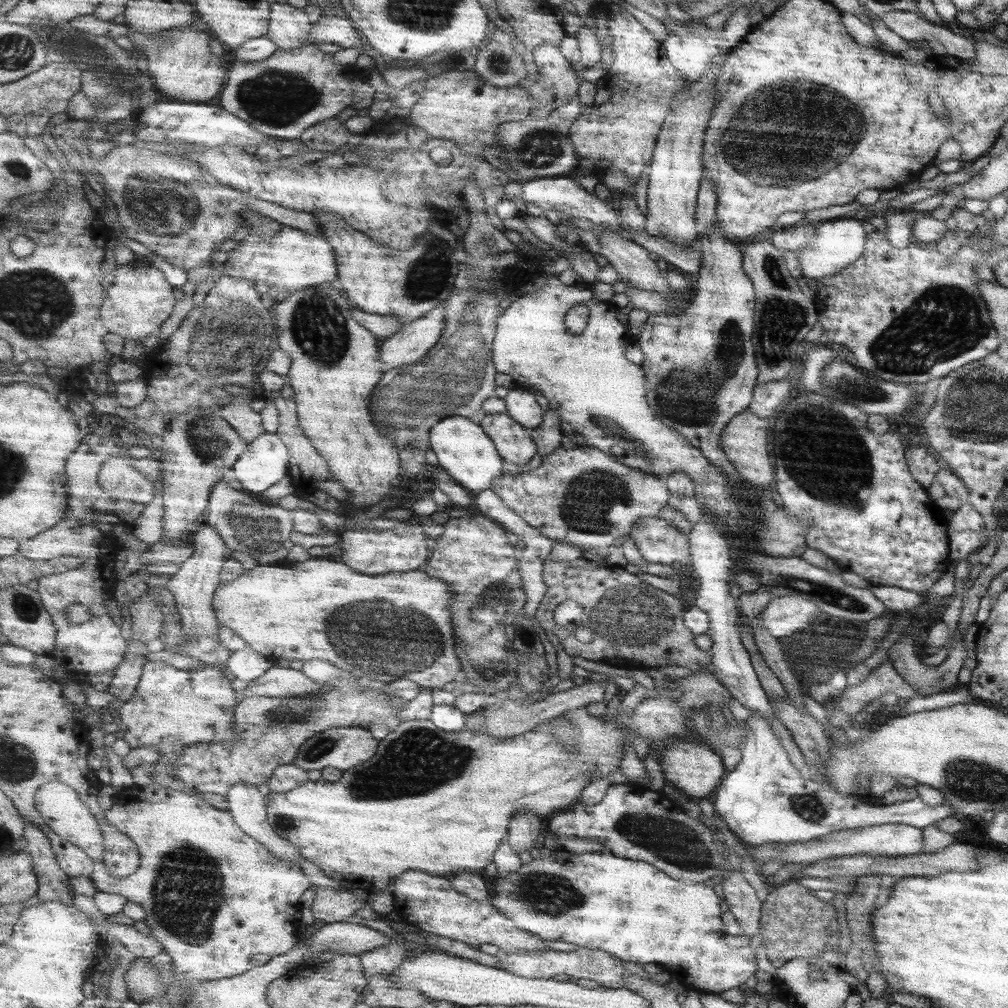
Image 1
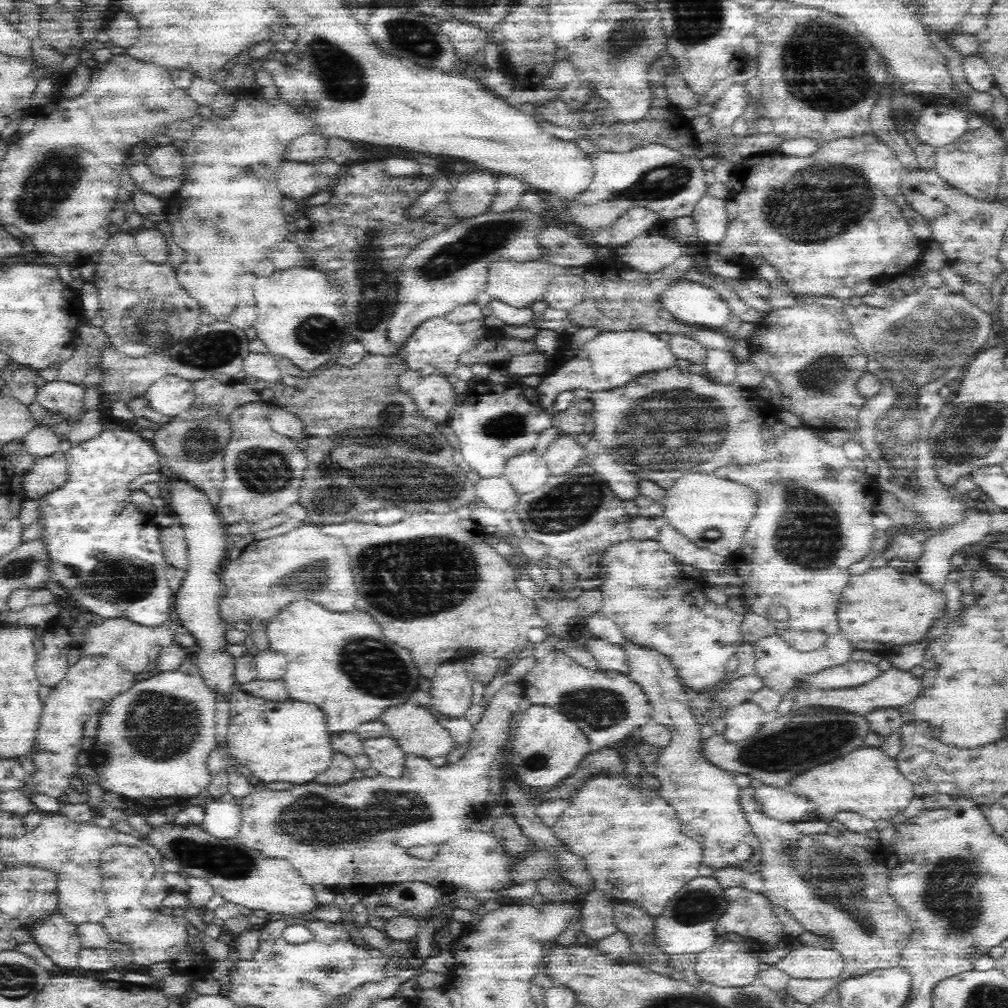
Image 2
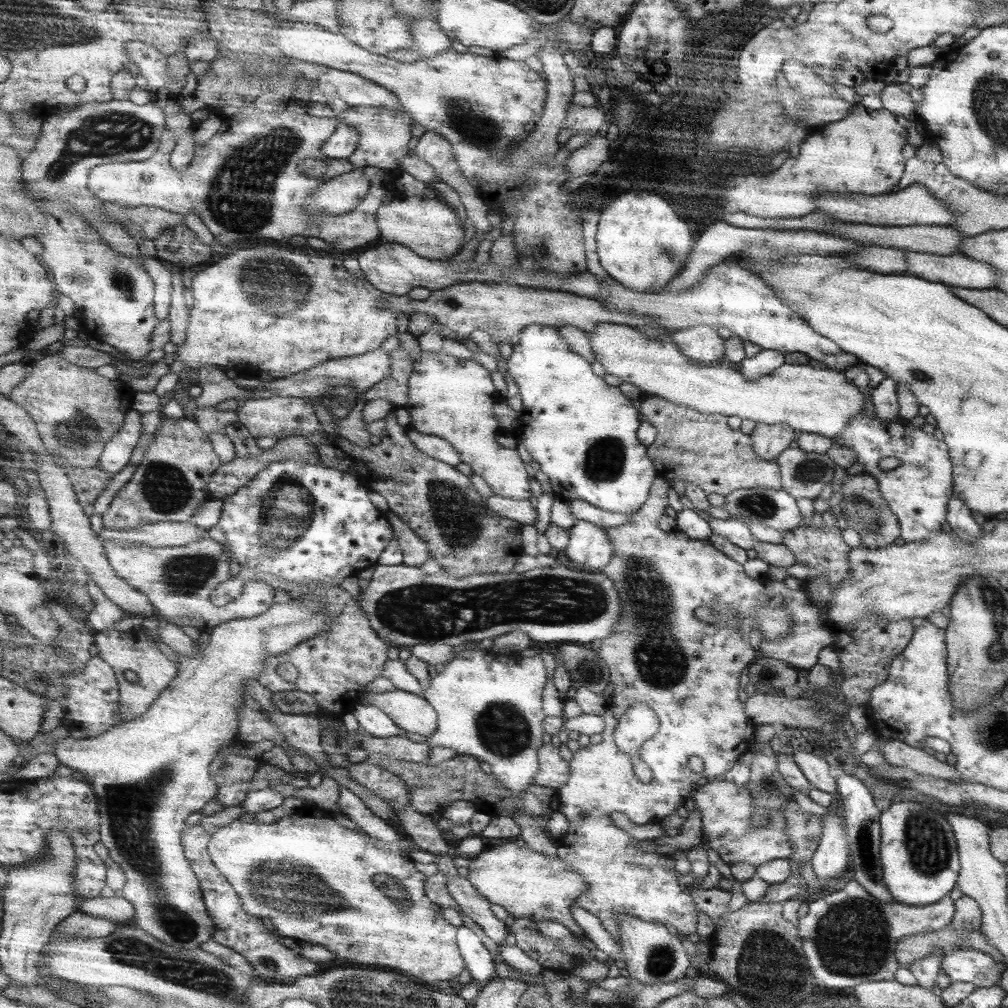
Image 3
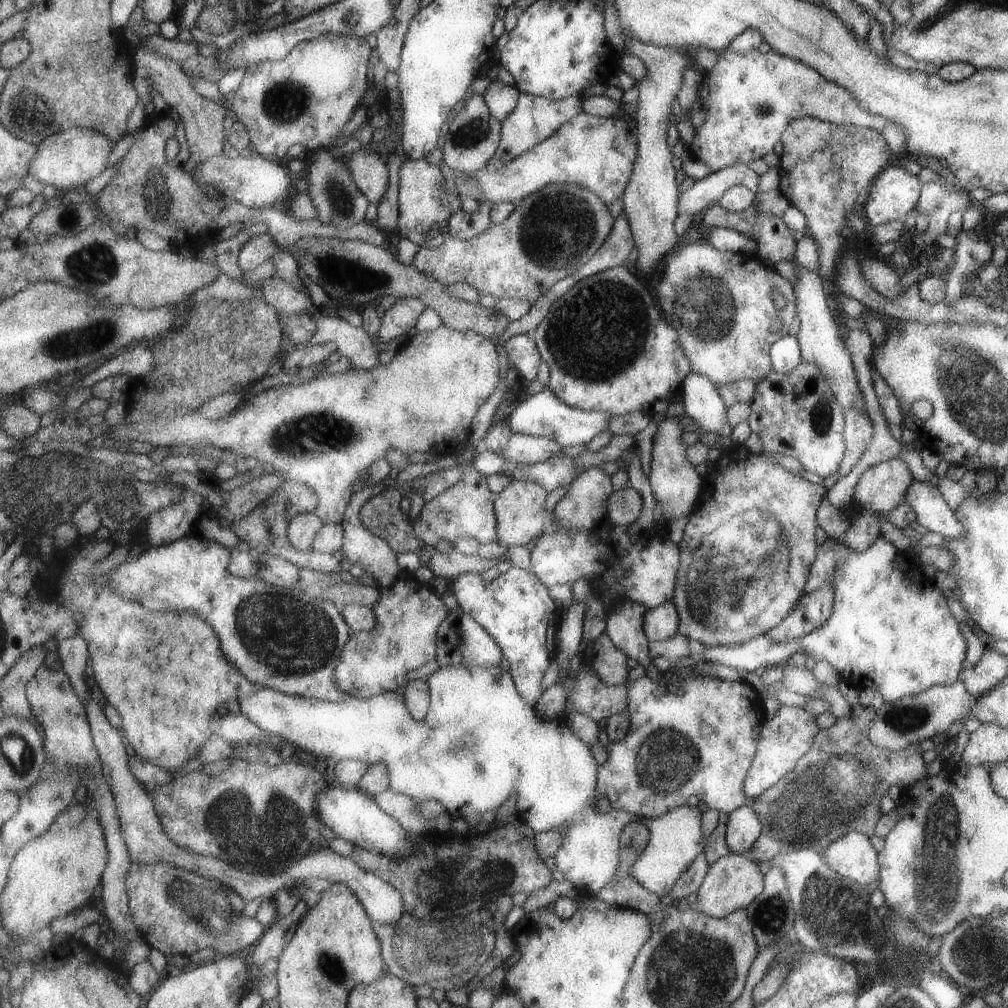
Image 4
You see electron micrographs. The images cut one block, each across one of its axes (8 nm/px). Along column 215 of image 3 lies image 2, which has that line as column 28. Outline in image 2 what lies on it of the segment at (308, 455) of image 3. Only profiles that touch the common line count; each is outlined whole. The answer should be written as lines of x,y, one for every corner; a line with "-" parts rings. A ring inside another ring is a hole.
58,452
38,460
38,464
32,470
28,470
22,488
28,500
44,500
56,490
62,490
66,482
68,482
68,460
66,454

